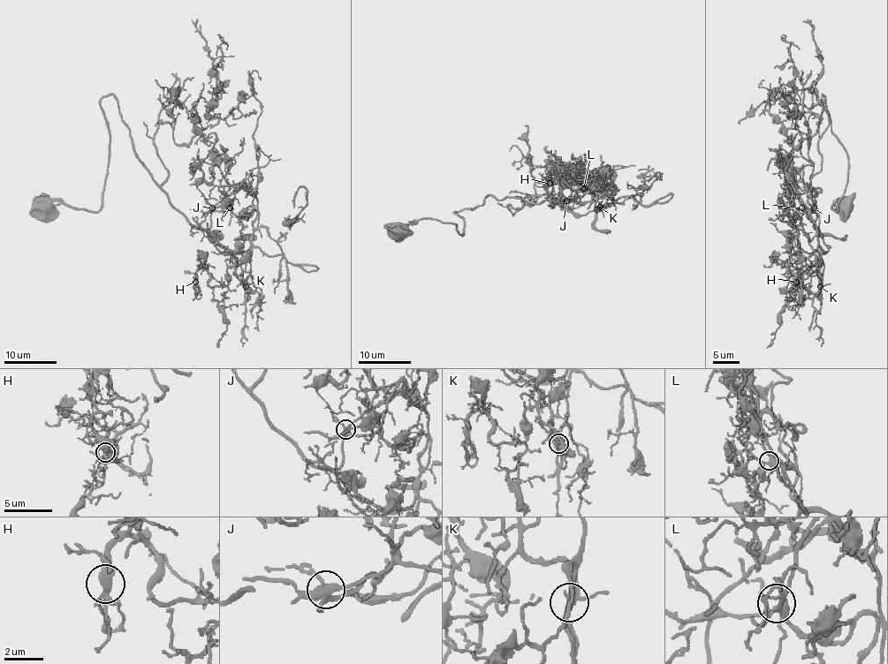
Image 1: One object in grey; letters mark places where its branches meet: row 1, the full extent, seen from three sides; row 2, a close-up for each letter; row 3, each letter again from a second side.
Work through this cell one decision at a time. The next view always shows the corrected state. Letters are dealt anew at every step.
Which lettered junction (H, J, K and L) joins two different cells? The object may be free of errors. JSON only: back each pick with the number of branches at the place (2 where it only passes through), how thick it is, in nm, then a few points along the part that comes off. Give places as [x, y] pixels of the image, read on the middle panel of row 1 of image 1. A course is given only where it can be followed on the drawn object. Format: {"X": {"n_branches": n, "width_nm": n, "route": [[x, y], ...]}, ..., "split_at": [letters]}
{"split_at": []}

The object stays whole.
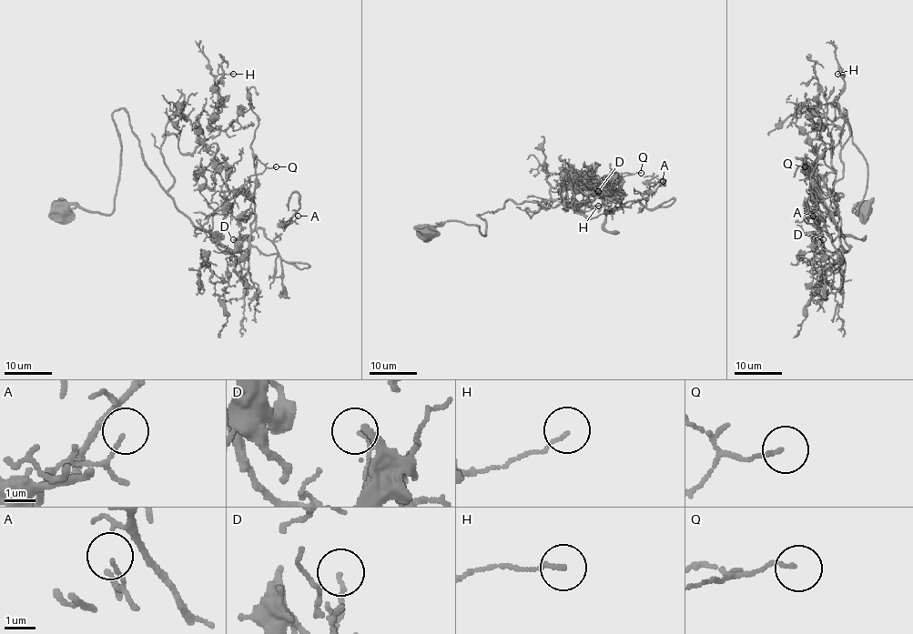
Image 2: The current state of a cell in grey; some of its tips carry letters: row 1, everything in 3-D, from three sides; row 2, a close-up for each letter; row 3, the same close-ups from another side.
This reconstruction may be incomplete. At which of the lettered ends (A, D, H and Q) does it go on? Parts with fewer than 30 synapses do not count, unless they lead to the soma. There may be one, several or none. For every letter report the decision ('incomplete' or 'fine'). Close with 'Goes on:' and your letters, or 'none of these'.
A: fine
D: fine
H: fine
Q: incomplete
Goes on: Q

